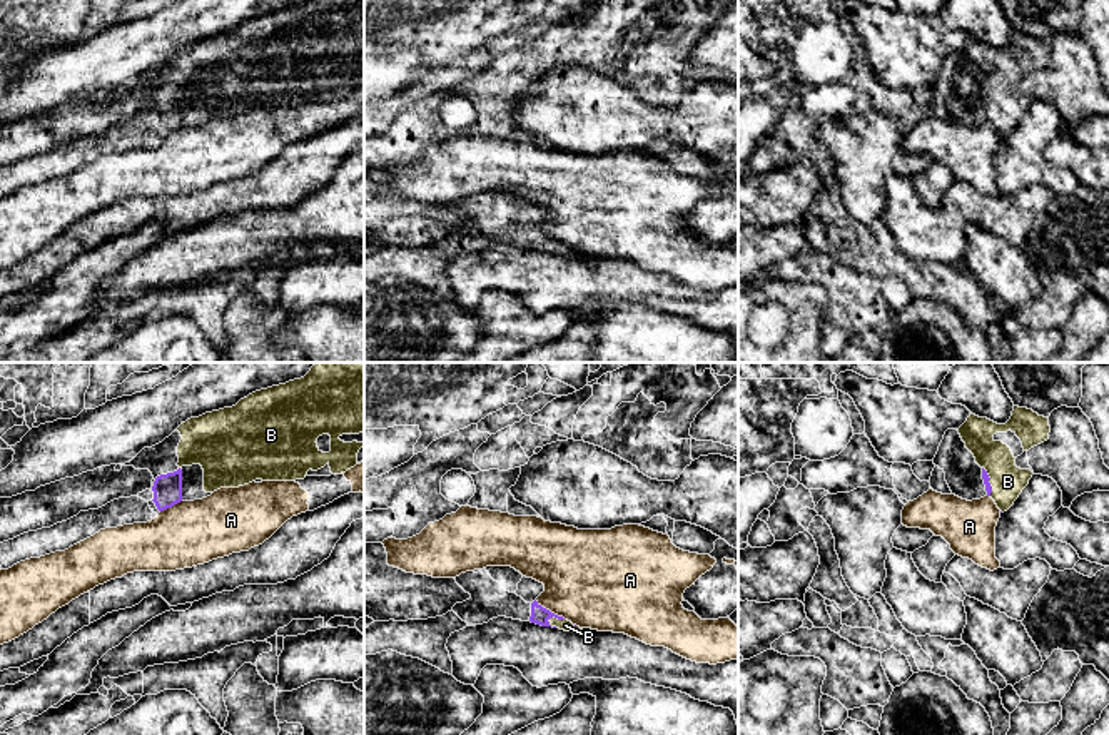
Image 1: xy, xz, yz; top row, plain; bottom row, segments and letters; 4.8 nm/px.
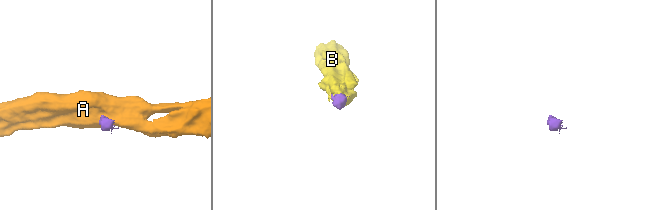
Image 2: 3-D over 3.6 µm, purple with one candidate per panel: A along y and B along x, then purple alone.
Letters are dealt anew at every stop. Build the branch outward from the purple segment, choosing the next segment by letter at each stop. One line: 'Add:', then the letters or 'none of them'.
Add: B

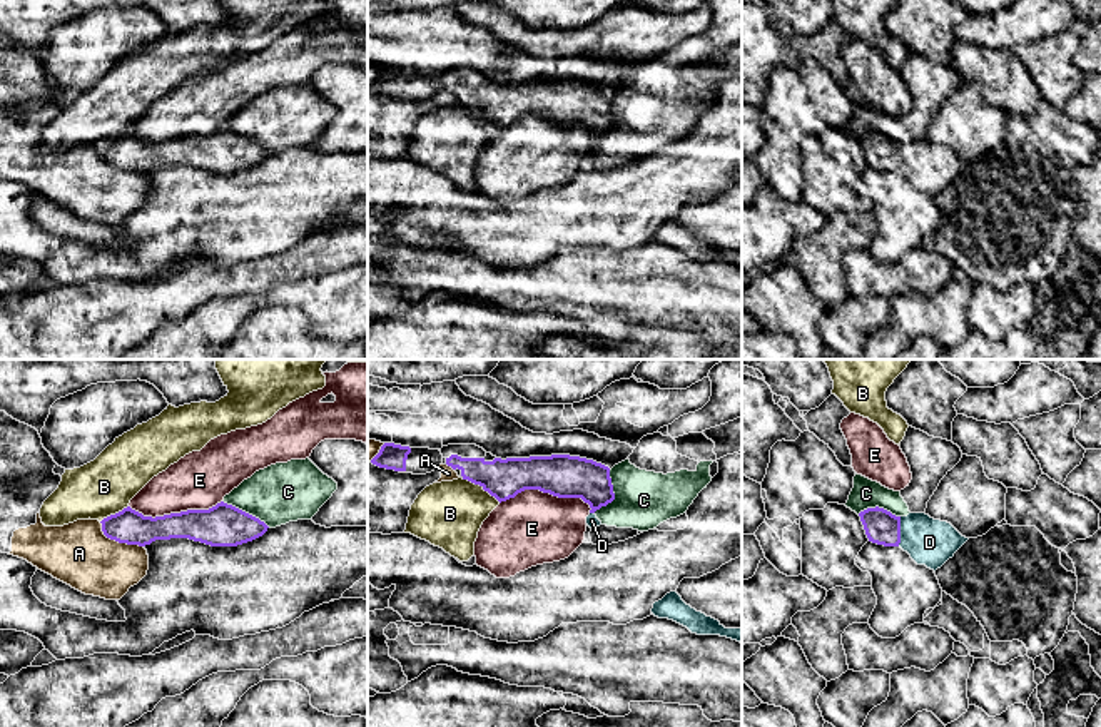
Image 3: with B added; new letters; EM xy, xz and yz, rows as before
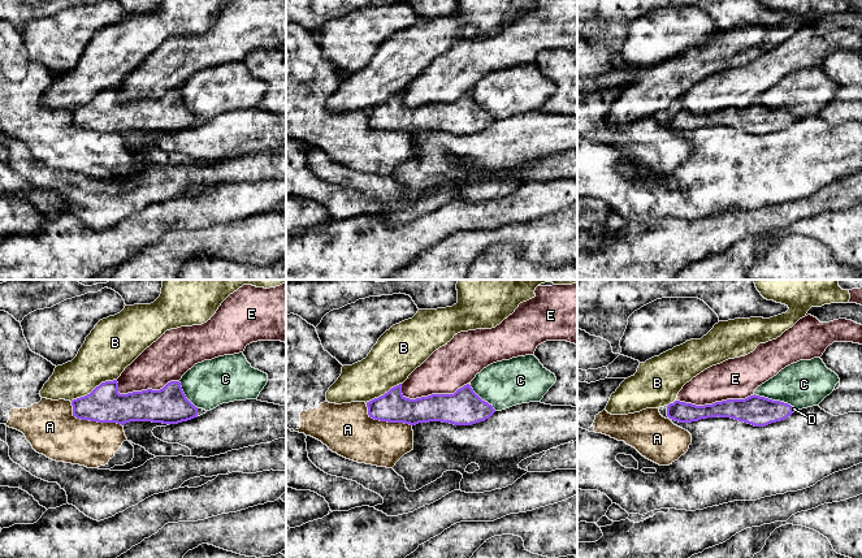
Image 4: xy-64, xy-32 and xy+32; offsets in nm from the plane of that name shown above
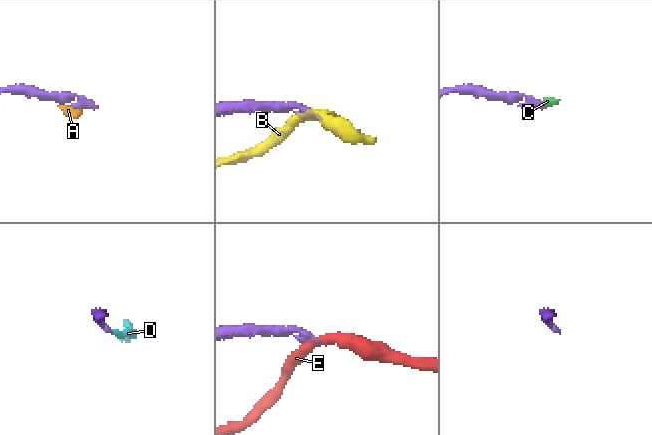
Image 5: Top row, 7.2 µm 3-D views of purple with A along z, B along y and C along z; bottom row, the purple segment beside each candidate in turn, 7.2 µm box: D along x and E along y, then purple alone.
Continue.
Add: D

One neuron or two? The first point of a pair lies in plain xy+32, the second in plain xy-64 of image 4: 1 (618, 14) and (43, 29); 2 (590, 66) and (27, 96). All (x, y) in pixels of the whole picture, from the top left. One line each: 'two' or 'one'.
1: two
2: one

